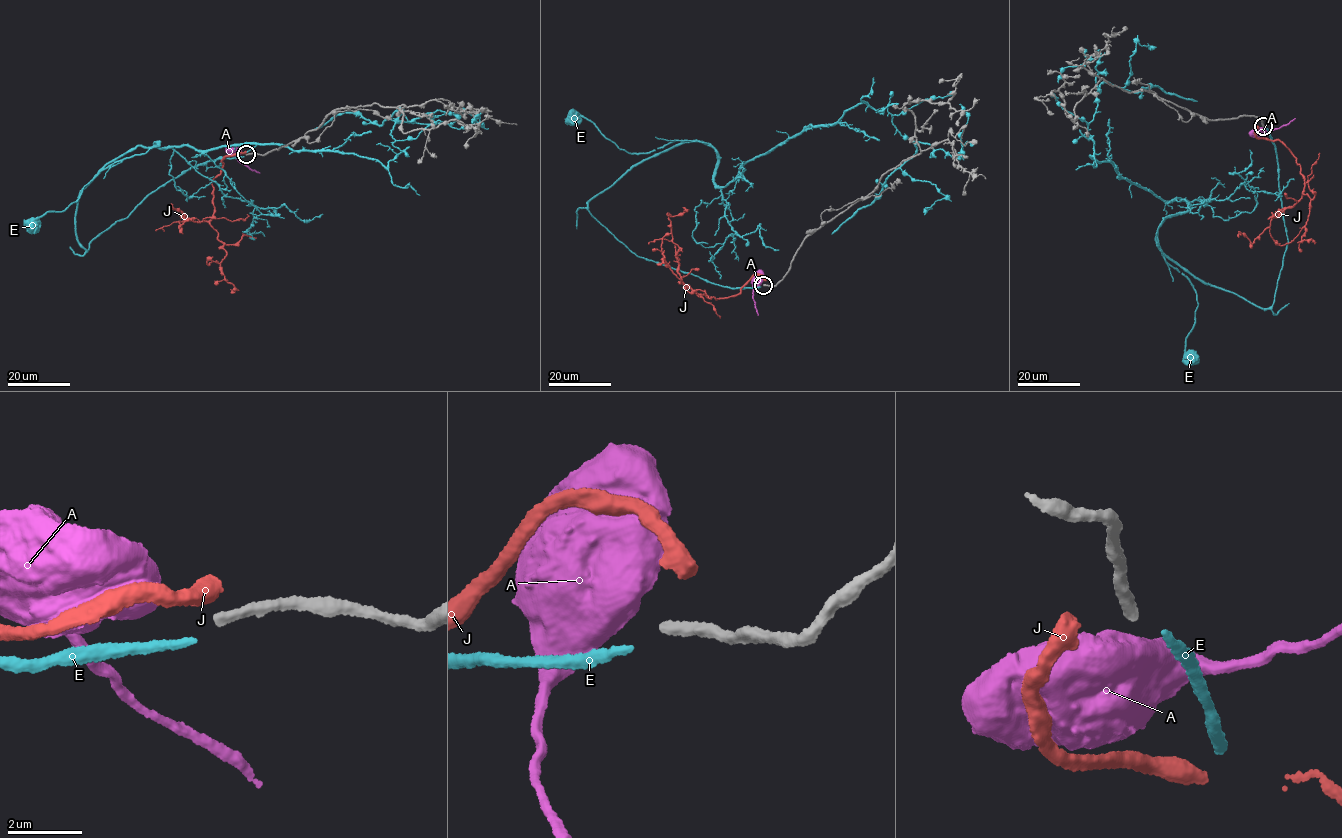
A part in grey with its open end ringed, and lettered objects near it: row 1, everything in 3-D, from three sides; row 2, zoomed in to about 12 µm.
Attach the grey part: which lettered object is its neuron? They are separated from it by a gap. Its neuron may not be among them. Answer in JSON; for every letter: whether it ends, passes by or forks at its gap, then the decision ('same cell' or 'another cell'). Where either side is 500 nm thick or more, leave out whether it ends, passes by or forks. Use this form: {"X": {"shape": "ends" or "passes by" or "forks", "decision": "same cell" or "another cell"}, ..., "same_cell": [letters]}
{"A": {"decision": "another cell"}, "E": {"shape": "ends", "decision": "another cell"}, "J": {"decision": "another cell"}, "same_cell": []}

